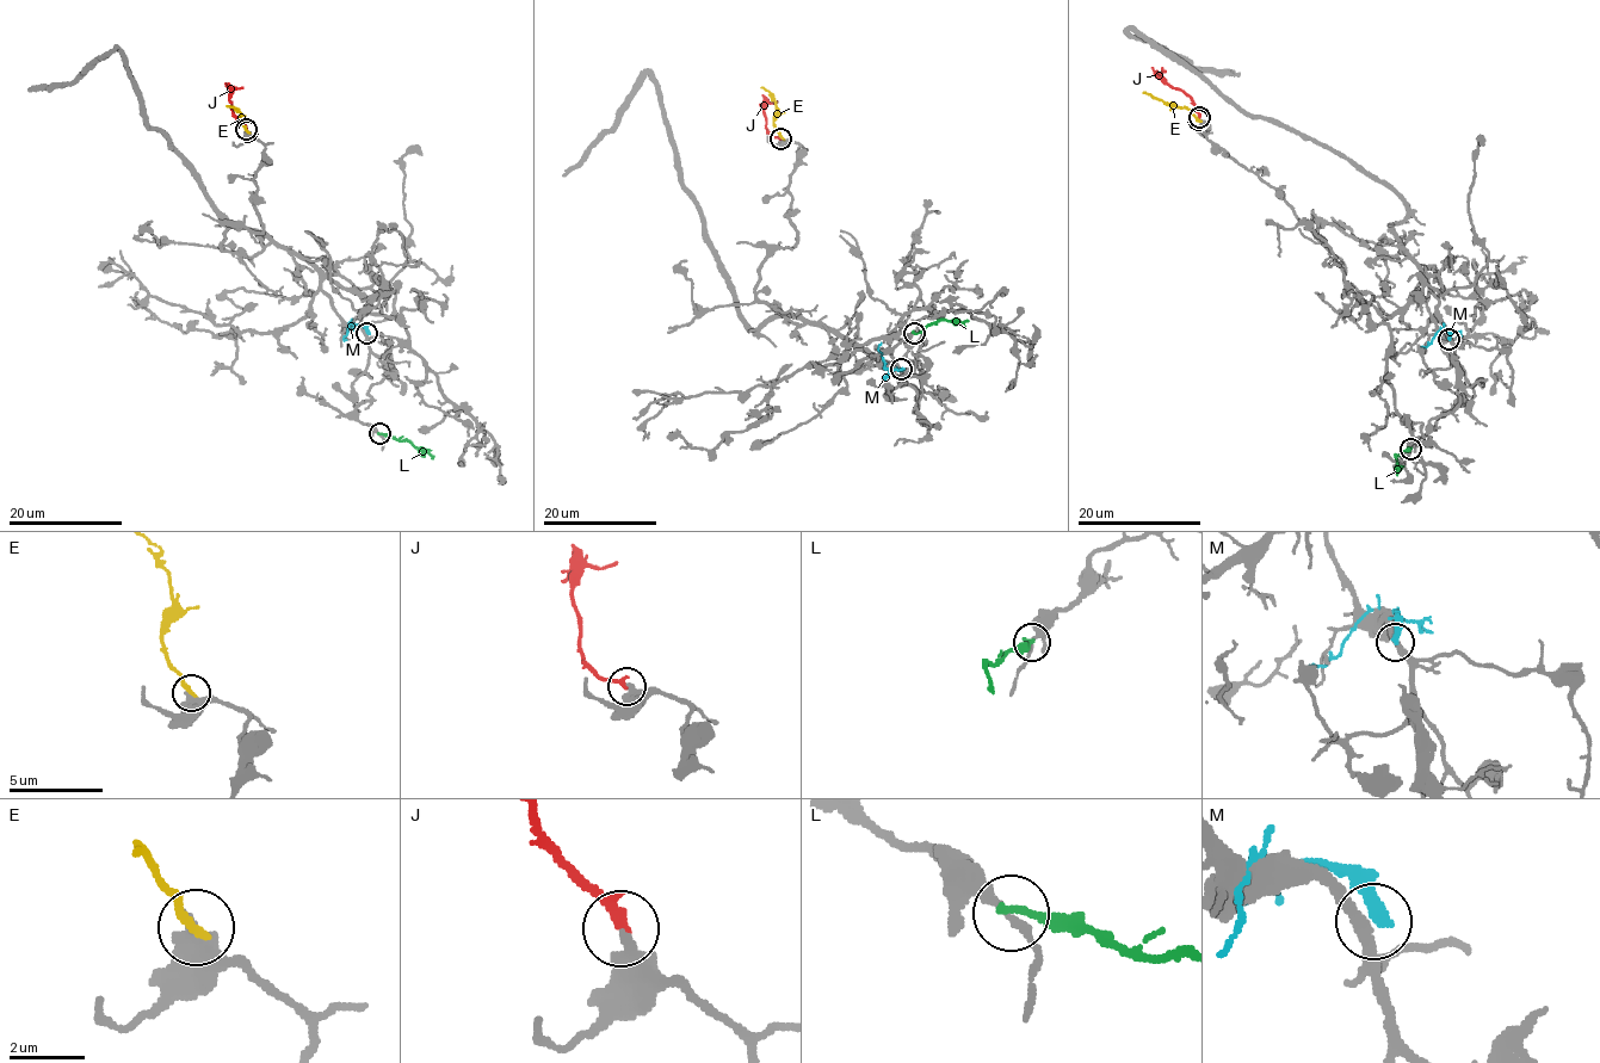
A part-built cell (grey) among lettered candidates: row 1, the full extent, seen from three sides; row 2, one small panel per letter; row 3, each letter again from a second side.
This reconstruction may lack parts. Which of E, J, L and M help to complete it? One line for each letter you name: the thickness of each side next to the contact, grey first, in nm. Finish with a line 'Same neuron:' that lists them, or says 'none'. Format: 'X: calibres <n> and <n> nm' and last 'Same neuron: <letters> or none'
J: calibres 240 and 280 nm
Same neuron: J

